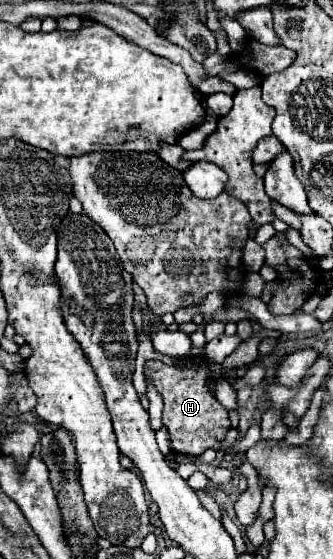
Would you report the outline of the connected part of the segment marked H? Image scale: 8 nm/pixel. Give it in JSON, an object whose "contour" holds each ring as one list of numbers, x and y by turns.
{"contour":[[191,358,181,368,167,366,159,360,149,364,153,364,153,384,165,402,163,426,169,430,171,450,175,454,201,456,205,450,221,442,229,430,229,418,227,408,223,408,209,390,209,368,205,366,205,360]]}

